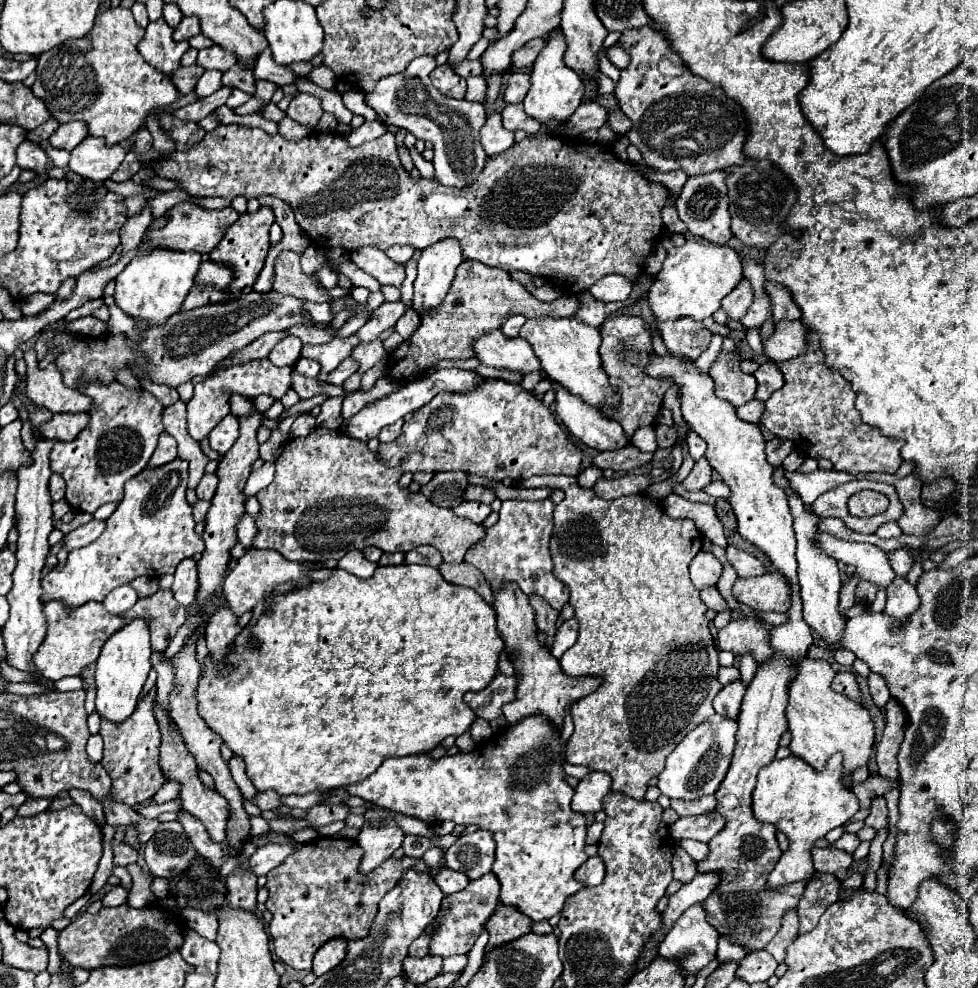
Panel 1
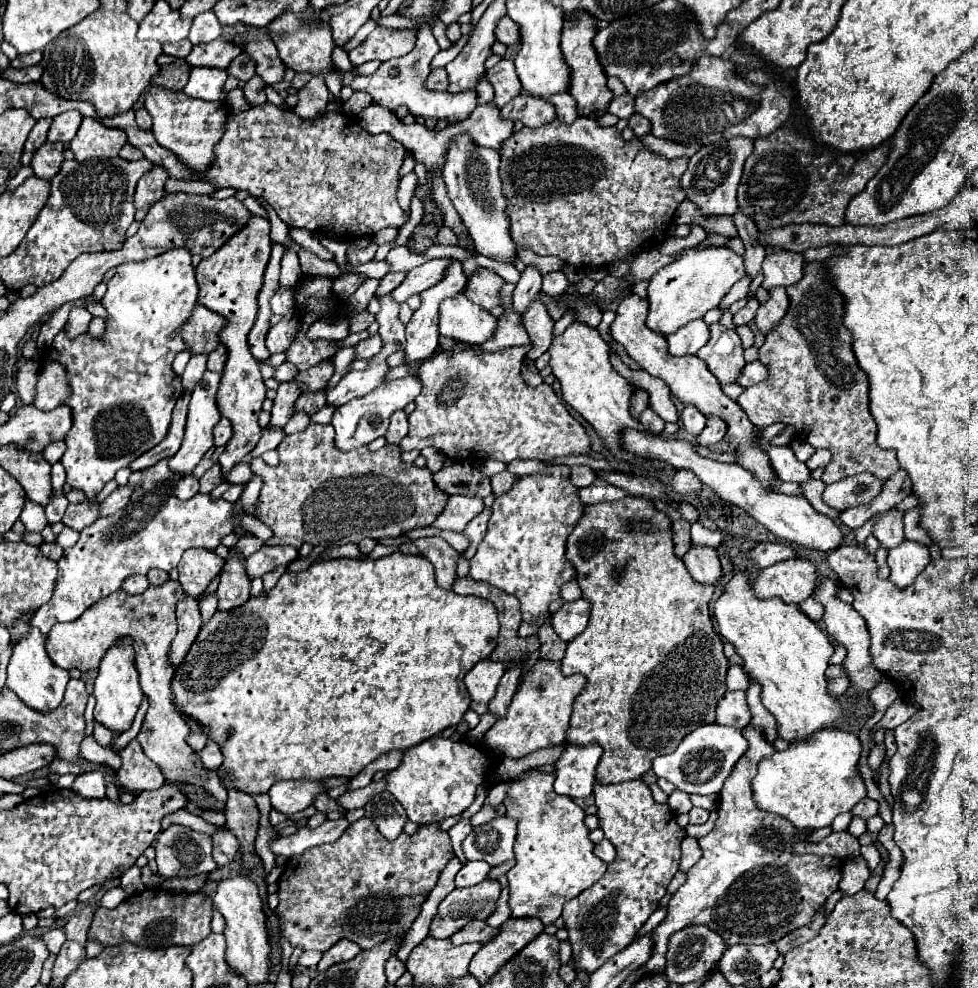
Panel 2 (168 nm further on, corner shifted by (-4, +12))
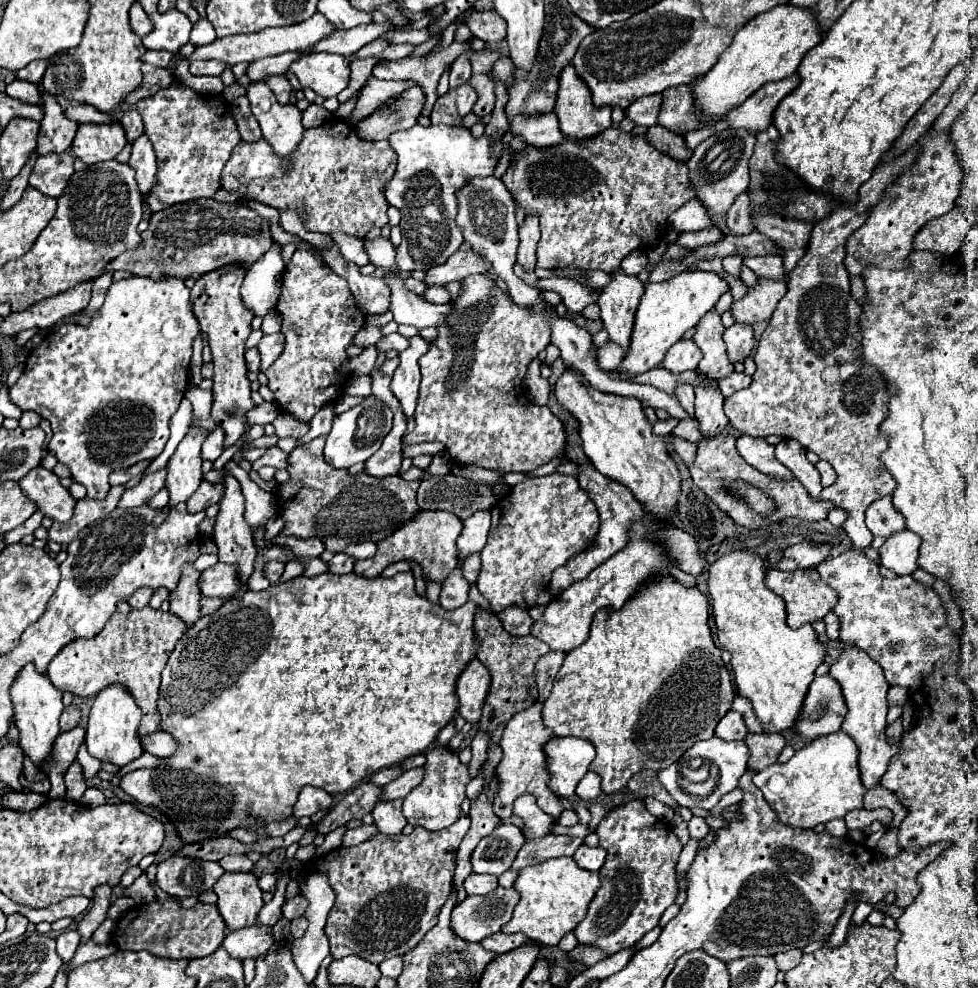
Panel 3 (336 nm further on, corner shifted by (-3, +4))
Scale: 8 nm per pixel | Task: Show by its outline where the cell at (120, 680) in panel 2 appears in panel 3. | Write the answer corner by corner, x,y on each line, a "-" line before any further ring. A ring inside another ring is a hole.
121,686
103,688
97,694
89,714
89,726
87,726
87,738
85,738
89,754
99,762
111,762
121,768
133,762
135,758
139,758
143,754
141,742
137,736
139,720
141,720
141,710
129,692
125,692

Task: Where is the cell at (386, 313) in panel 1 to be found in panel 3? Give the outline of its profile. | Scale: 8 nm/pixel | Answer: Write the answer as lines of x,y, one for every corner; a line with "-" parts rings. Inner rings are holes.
461,244
461,248
443,266
435,266
427,272
425,284
445,286
447,282
463,280
471,274
487,274
487,272
489,272
487,260
483,260
483,256
479,256
479,252
475,252
469,244

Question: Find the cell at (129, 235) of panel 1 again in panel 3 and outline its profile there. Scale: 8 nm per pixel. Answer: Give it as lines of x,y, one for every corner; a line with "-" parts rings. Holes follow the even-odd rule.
139,136
133,142
133,152
129,158
129,166
137,172
137,182
139,182
139,190
143,196
149,194
149,190
155,184
155,170
157,170
157,158
155,152
151,148
151,142
147,140
147,136

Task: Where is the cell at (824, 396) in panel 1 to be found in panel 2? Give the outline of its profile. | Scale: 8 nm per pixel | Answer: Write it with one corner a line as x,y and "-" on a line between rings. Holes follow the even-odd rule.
820,262
806,264
804,278
796,286
788,288
790,296
788,314
766,336
764,346
758,350
760,362
764,362
770,368
770,376
768,380
746,388
738,398
738,404
744,408
750,422
758,428
784,422
794,426
796,432
804,440
808,440
814,448
828,448
832,452
832,460
826,466
826,472
822,474
824,484
832,484
840,478
854,476
858,472
872,472
882,480
886,480
900,468
900,464
896,460
896,452
878,448
876,444
876,422
868,410
868,378
854,358
852,334
842,324
844,314
842,296
832,288
832,284
820,278
822,276
820,266
822,266

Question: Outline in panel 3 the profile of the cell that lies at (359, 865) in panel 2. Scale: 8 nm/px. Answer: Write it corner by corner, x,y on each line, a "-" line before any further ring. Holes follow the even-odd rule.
459,814
459,820
439,832
429,832
423,826
415,826
409,836
383,836
375,834
371,840
351,846
337,848
315,860
315,872
325,872
329,876
331,888
335,890
335,906
328,914
325,933
331,942
331,956
345,958
357,954
369,962
381,964
387,958
403,956
419,944
419,940
435,926
439,908
447,902
451,892
451,878
455,870
457,848
469,830
469,816

